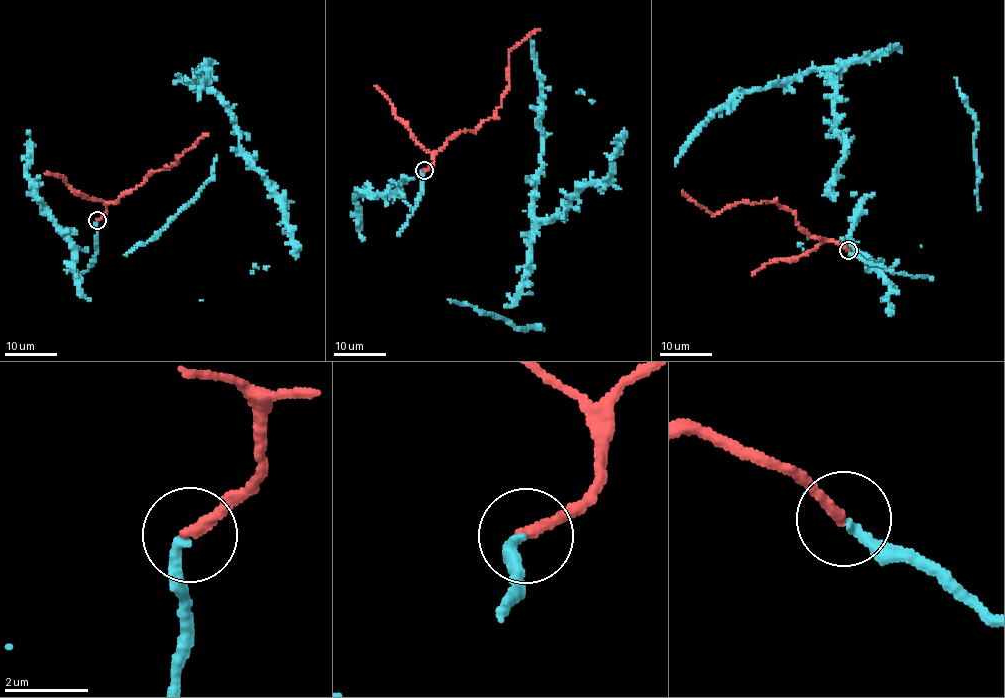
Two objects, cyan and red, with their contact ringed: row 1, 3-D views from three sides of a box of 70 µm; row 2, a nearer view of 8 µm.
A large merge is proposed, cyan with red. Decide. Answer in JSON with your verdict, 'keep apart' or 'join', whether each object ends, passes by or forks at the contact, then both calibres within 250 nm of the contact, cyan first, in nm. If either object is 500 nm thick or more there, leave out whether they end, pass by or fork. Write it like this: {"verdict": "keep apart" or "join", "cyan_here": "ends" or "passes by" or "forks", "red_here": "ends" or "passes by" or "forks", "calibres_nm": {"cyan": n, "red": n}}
{"verdict": "join", "cyan_here": "ends", "red_here": "ends", "calibres_nm": {"cyan": 240, "red": 280}}

